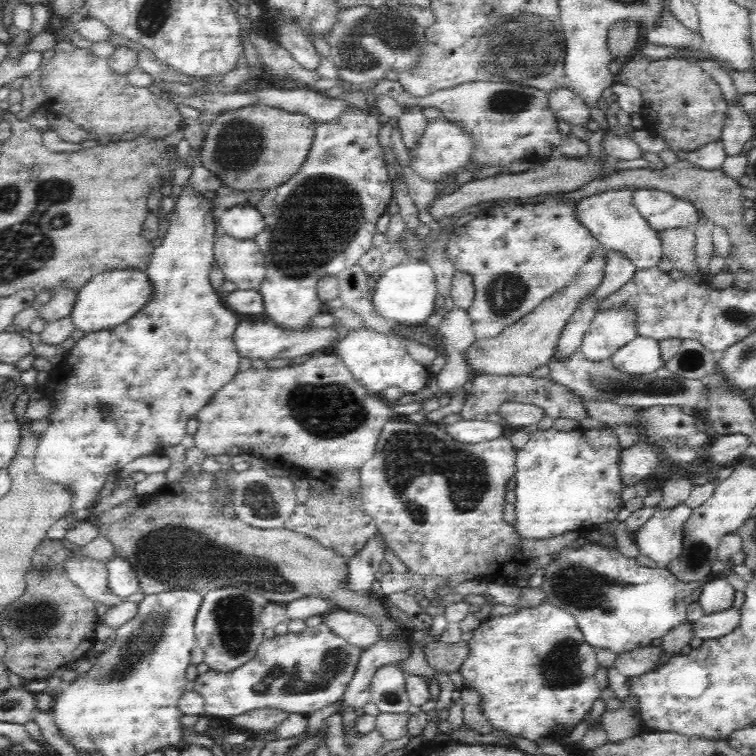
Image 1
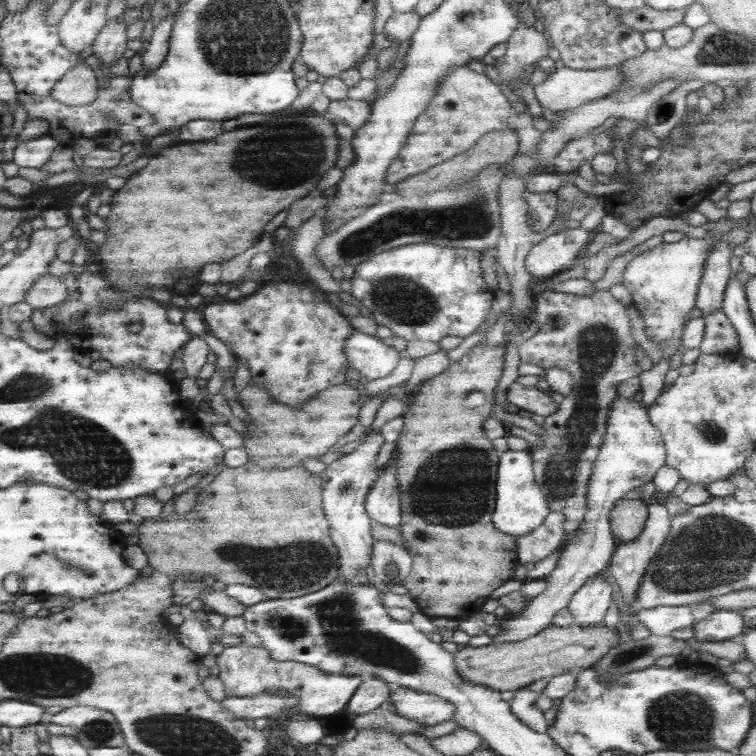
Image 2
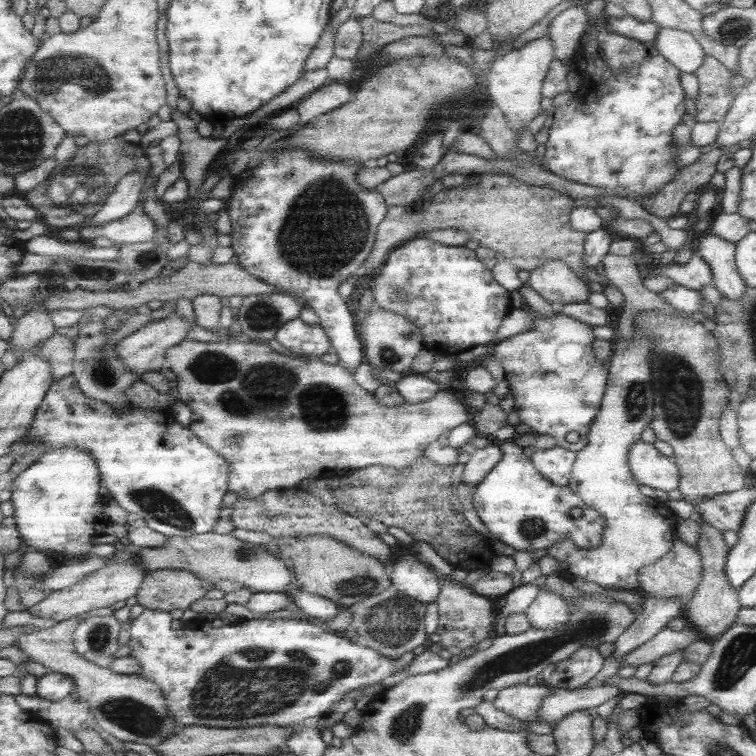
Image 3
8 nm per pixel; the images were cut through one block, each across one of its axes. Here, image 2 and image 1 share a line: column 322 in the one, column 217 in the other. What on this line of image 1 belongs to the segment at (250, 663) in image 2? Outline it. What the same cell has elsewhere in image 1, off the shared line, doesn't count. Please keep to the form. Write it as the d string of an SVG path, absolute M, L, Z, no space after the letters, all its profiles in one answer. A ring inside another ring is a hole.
M320 623L316 627L306 627L301 633L289 632L284 636L276 635L273 639L263 639L256 656L236 667L236 670L209 670L198 674L193 680L193 691L202 697L203 712L208 716L231 718L256 708L279 708L289 713L304 712L309 716L342 698L354 676L362 652L360 647L353 647L346 639L332 633L326 623Z

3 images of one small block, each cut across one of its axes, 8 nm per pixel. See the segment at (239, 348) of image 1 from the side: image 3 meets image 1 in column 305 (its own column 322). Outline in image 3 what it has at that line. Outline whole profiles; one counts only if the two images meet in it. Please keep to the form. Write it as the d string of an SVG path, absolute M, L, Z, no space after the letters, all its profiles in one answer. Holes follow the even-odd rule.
M295 318L283 325L276 340L299 357L317 358L330 351L330 342L319 325L309 325Z

